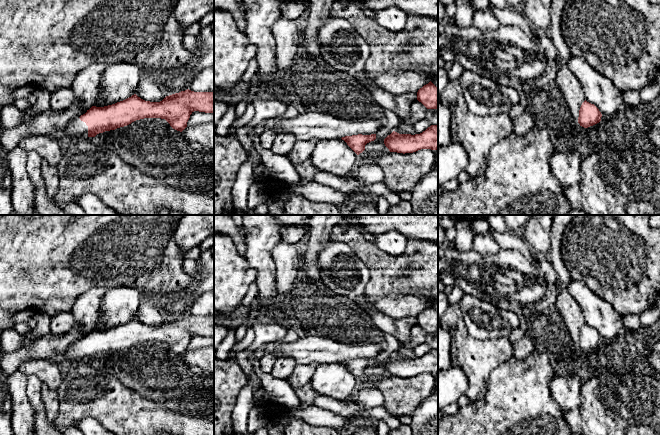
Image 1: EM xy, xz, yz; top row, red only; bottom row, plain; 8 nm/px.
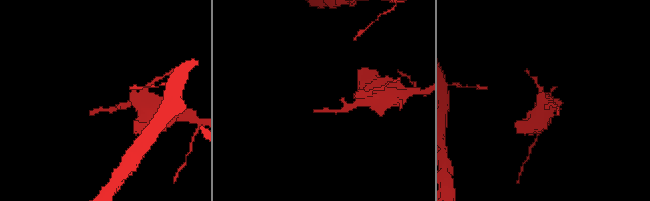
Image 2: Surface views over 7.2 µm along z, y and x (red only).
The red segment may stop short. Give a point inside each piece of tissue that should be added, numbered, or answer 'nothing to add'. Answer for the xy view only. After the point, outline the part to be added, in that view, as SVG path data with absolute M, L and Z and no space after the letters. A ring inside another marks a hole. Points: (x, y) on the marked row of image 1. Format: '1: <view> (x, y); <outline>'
1: xy (78, 129); M78 117L65 131L57 131L55 133L51 133L49 136L64 144L72 140L88 137L88 126Z

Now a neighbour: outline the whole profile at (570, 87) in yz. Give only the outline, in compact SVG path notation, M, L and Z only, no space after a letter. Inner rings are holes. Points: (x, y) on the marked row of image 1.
M561 66L557 69L555 82L564 96L569 113L575 121L578 121L580 107L585 101L584 91L580 81L567 66Z

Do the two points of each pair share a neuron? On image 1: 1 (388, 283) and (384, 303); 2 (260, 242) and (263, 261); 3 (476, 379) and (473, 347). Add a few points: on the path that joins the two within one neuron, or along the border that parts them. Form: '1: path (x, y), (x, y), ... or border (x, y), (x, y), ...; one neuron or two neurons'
1: border (365, 294), (371, 298), (402, 298), (409, 296); two neurons
2: path (260, 247), (260, 256); one neuron
3: path (476, 371), (476, 357), (474, 355); one neuron

